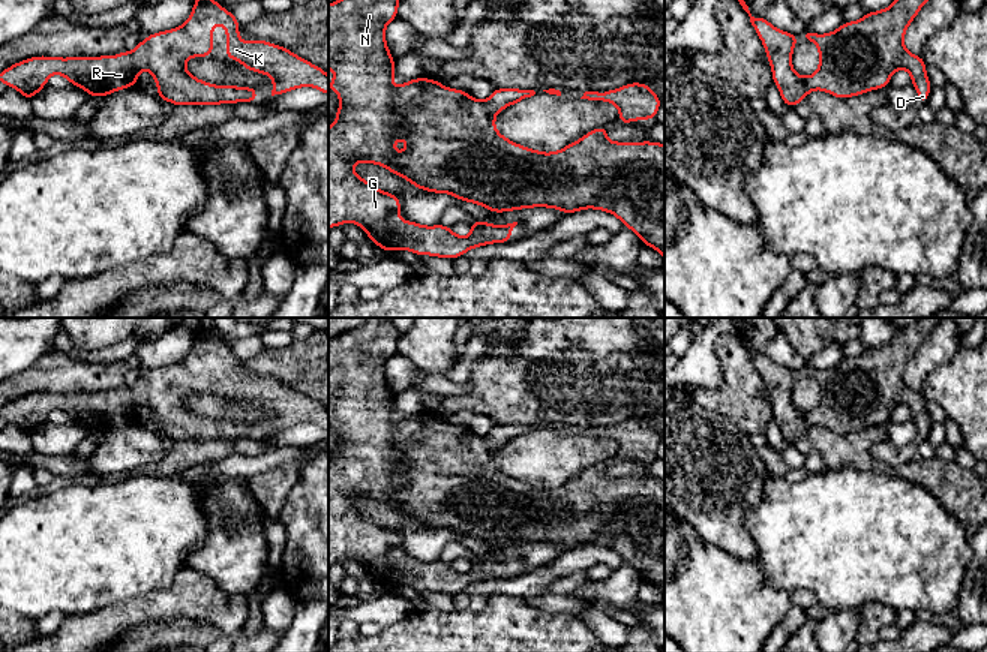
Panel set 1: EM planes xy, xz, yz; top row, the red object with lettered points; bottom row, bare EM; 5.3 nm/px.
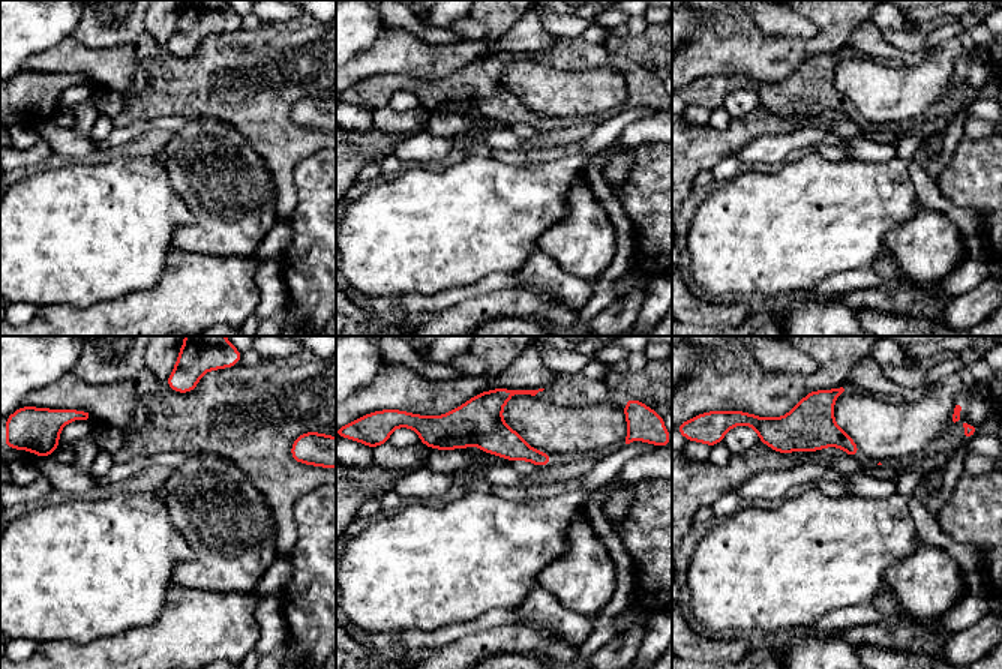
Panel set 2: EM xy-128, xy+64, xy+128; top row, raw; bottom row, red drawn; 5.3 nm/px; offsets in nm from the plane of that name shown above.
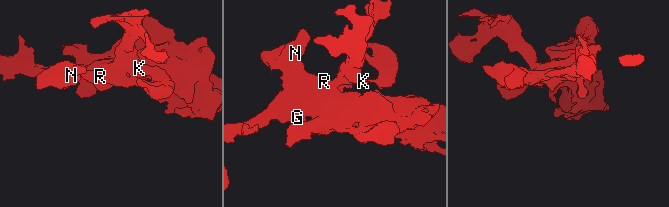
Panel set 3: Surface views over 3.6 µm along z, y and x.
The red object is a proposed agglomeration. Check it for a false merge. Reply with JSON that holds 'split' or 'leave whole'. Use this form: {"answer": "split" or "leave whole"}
{"answer": "leave whole"}

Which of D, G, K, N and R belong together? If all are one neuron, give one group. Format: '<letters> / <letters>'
D G K N R

